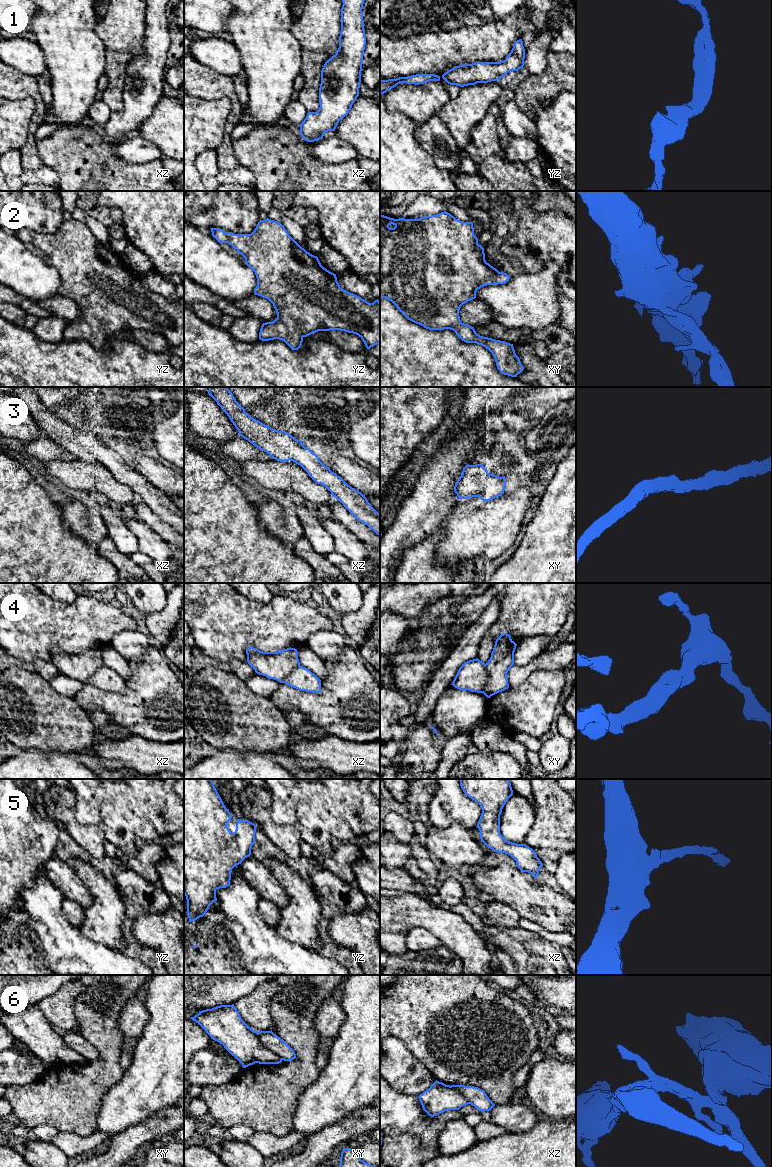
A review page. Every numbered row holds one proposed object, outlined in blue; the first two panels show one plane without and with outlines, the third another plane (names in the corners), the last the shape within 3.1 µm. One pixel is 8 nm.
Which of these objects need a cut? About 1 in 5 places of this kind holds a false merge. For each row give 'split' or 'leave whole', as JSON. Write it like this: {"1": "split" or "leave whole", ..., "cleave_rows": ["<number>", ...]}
{"1": "leave whole", "2": "leave whole", "3": "leave whole", "4": "split", "5": "leave whole", "6": "split", "cleave_rows": ["4", "6"]}

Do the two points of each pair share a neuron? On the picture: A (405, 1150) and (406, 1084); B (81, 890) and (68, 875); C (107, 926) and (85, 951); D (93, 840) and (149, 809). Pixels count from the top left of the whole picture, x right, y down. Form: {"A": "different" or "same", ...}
{"A": "different", "B": "same", "C": "different", "D": "different"}

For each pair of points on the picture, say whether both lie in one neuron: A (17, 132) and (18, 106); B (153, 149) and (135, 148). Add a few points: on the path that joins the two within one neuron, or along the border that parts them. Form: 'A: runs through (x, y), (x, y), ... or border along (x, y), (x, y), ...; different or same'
A: runs through (17, 126), (18, 112); same
B: runs through (149, 149), (139, 149); same

